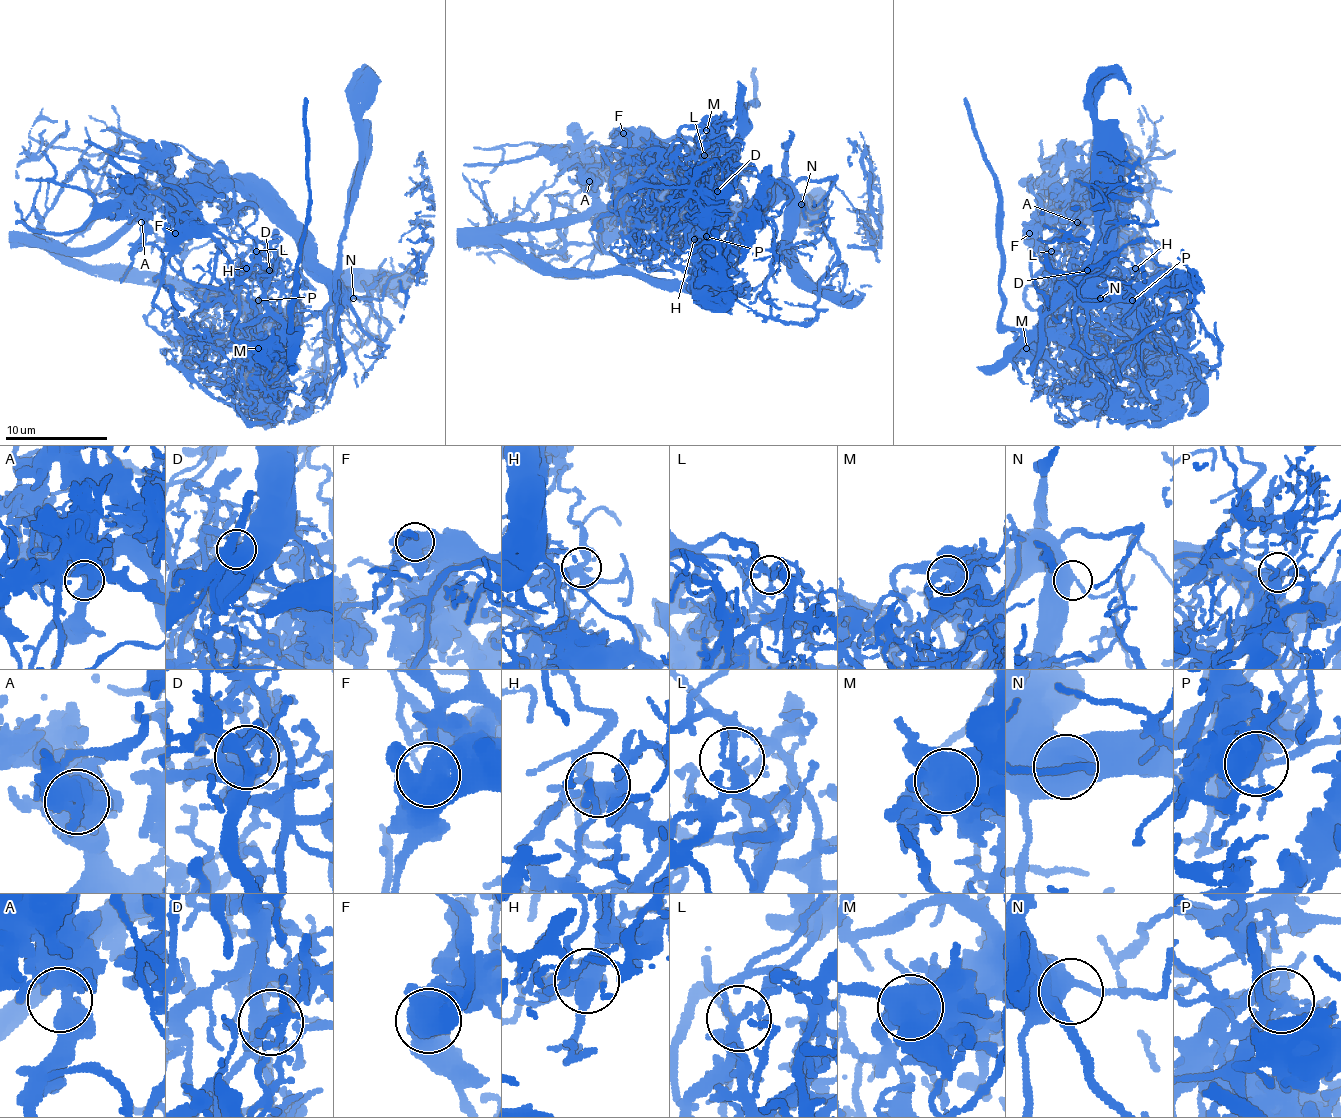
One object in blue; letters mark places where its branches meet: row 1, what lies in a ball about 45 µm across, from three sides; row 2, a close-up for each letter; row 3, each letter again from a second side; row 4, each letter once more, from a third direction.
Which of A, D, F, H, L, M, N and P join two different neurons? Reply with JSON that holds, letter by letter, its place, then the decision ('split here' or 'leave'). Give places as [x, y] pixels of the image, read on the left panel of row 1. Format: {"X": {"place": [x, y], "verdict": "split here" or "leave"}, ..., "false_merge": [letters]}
{"A": {"place": [141, 222], "verdict": "leave"}, "D": {"place": [269, 270], "verdict": "leave"}, "F": {"place": [175, 233], "verdict": "split here"}, "H": {"place": [246, 268], "verdict": "leave"}, "L": {"place": [256, 251], "verdict": "split here"}, "M": {"place": [258, 348], "verdict": "split here"}, "N": {"place": [353, 298], "verdict": "leave"}, "P": {"place": [258, 300], "verdict": "split here"}, "false_merge": ["F", "L", "M", "P"]}

